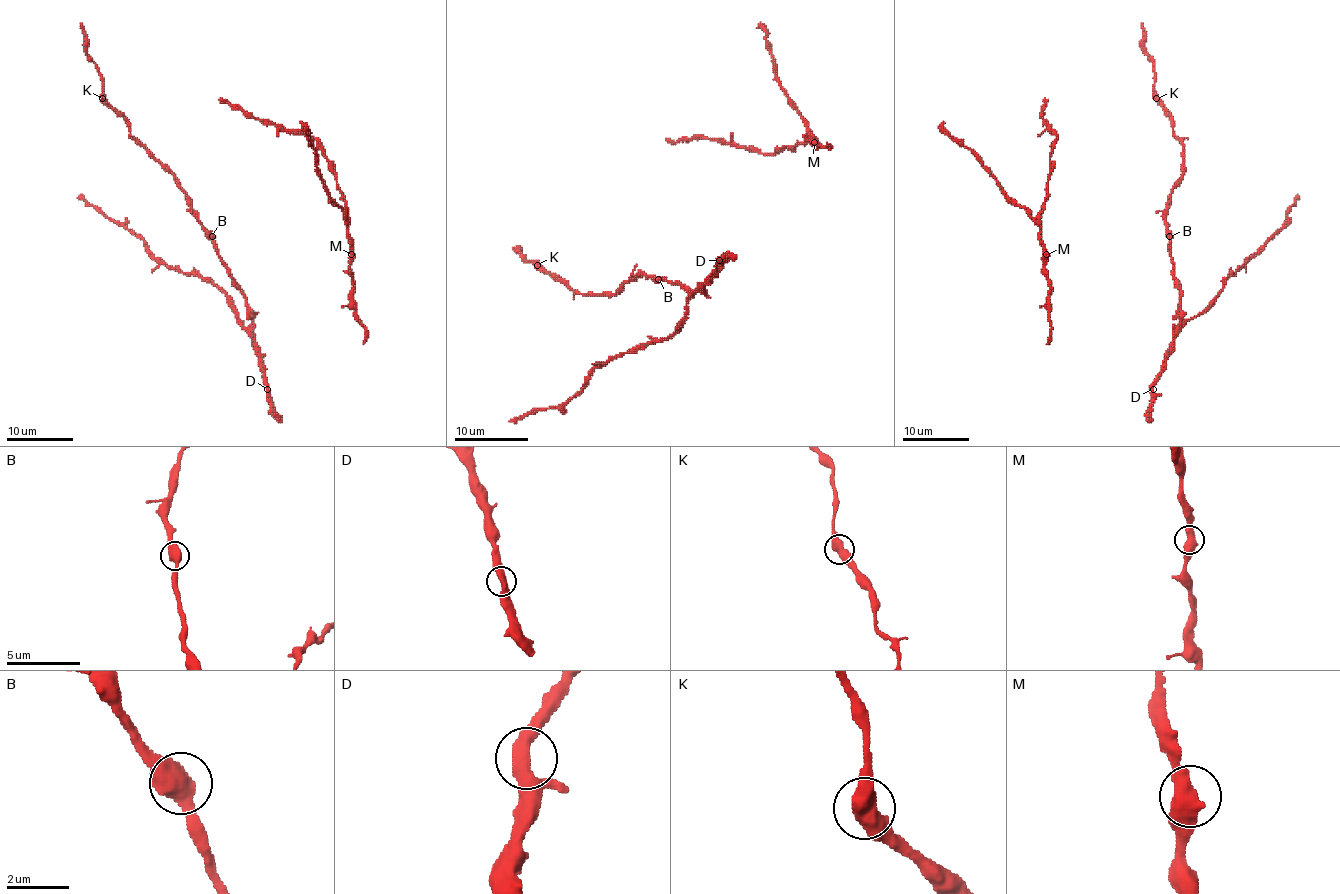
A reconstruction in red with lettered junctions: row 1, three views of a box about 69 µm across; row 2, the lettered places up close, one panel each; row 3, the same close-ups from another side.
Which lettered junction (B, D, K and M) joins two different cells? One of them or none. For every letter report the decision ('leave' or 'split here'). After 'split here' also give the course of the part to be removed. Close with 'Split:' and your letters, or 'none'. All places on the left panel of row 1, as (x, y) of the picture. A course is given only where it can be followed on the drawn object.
B: leave
D: leave
K: leave
M: leave
Split: none

